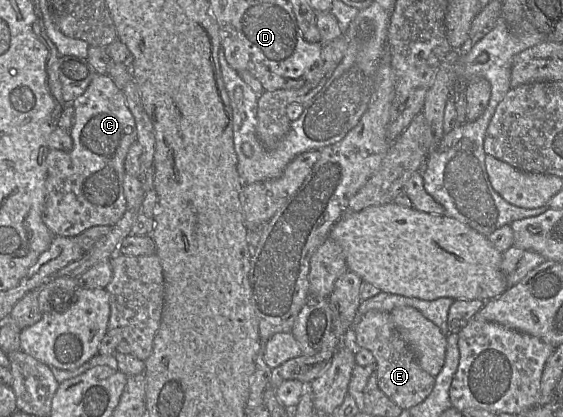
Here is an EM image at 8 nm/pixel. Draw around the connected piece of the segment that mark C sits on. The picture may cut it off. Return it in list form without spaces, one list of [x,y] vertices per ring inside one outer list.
[[[96,74],[88,85],[86,91],[79,97],[77,97],[72,102],[75,113],[74,113],[74,123],[69,131],[72,140],[73,147],[70,151],[63,151],[57,149],[50,149],[47,155],[47,179],[46,179],[46,200],[45,207],[43,210],[42,219],[49,230],[54,234],[54,236],[66,236],[66,237],[76,237],[79,236],[84,231],[98,225],[115,225],[123,216],[127,210],[127,201],[124,196],[123,190],[123,180],[126,174],[124,168],[125,158],[129,151],[130,146],[137,140],[137,129],[135,119],[127,106],[126,98],[124,96],[123,90],[120,90],[108,74]]]

